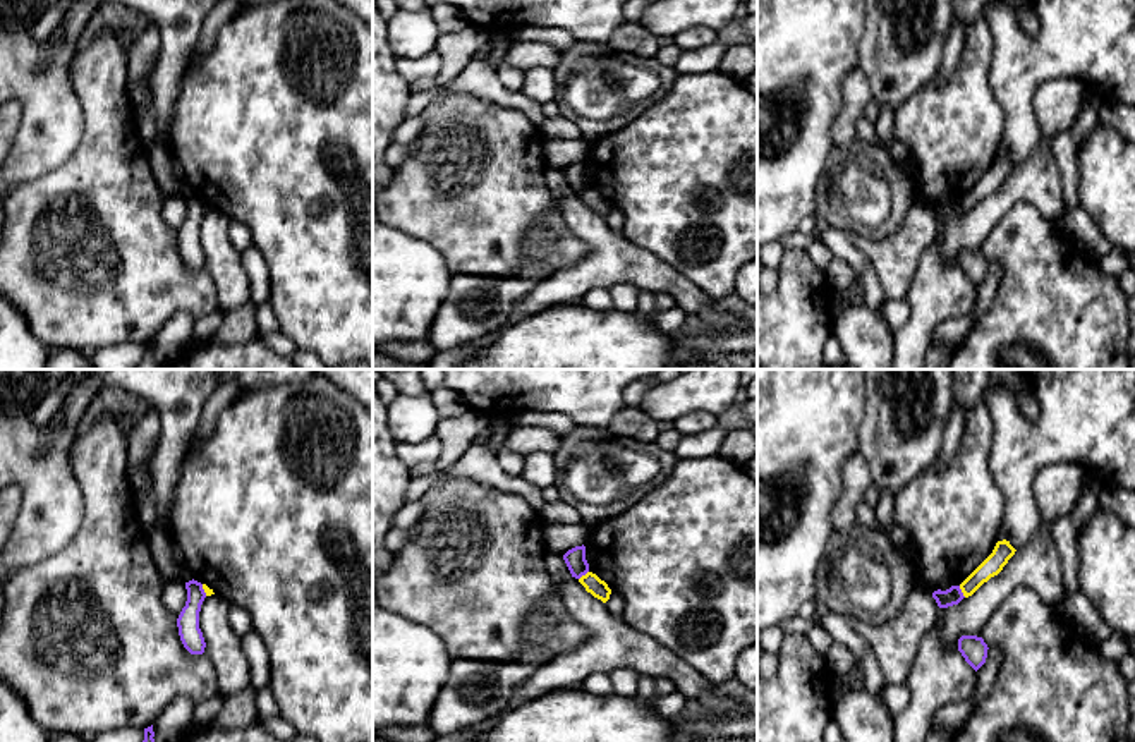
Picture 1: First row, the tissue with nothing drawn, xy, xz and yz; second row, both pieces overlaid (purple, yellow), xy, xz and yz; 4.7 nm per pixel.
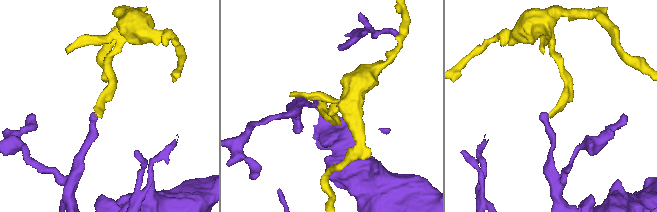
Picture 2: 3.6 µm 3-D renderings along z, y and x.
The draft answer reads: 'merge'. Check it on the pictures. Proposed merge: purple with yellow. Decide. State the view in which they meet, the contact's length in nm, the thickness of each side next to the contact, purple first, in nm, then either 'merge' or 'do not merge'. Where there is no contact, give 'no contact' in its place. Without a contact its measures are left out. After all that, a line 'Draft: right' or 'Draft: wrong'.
yz | 70 nm | 80/90 nm | do not merge
Draft: wrong

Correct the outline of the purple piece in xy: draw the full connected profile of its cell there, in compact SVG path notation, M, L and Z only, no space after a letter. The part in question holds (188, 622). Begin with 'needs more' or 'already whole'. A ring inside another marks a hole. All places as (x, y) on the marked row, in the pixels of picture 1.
already whole | M194 579L185 582L185 589L187 589L187 601L177 618L179 636L184 648L191 654L203 654L206 642L199 629L199 611L206 598L206 593L203 589L203 584Z

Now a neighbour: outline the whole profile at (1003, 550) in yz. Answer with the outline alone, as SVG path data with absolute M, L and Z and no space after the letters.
M998 541L992 553L960 584L963 596L972 596L984 582L998 575L1015 551L1010 541Z

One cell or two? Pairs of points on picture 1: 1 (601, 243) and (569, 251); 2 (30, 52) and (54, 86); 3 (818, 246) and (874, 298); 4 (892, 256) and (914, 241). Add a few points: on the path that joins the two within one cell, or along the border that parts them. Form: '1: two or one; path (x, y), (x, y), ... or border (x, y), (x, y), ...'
1: two; border (562, 215), (588, 255), (557, 272)
2: one; path (28, 64), (28, 72), (42, 86)
3: two; border (819, 237), (835, 256)
4: one; path (897, 256), (909, 244)

